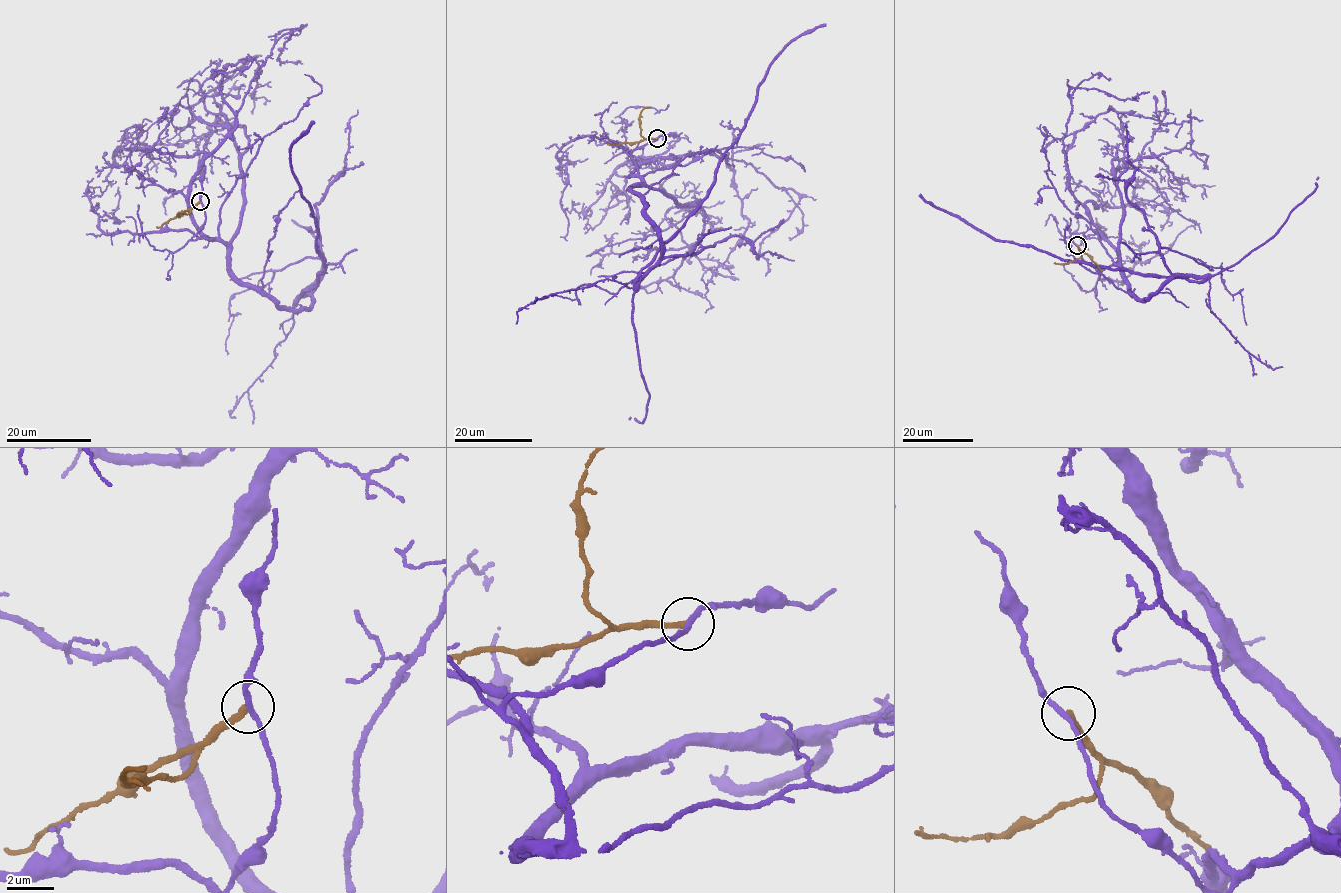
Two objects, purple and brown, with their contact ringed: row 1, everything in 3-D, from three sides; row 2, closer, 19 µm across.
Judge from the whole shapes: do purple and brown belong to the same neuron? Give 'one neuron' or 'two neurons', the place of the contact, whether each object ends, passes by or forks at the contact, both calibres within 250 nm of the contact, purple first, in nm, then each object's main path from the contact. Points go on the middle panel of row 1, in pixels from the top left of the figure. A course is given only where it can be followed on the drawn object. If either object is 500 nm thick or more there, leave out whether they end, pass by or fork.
two neurons; place (657, 138); purple passes by; brown ends; calibres 200 and 280 nm; course purple (657, 138), (627, 153), (641, 179), (630, 187), (663, 248), (654, 265), (713, 182), (774, 56), (825, 24); course brown (657, 138), (645, 139), (641, 135), (639, 114), (649, 107)

